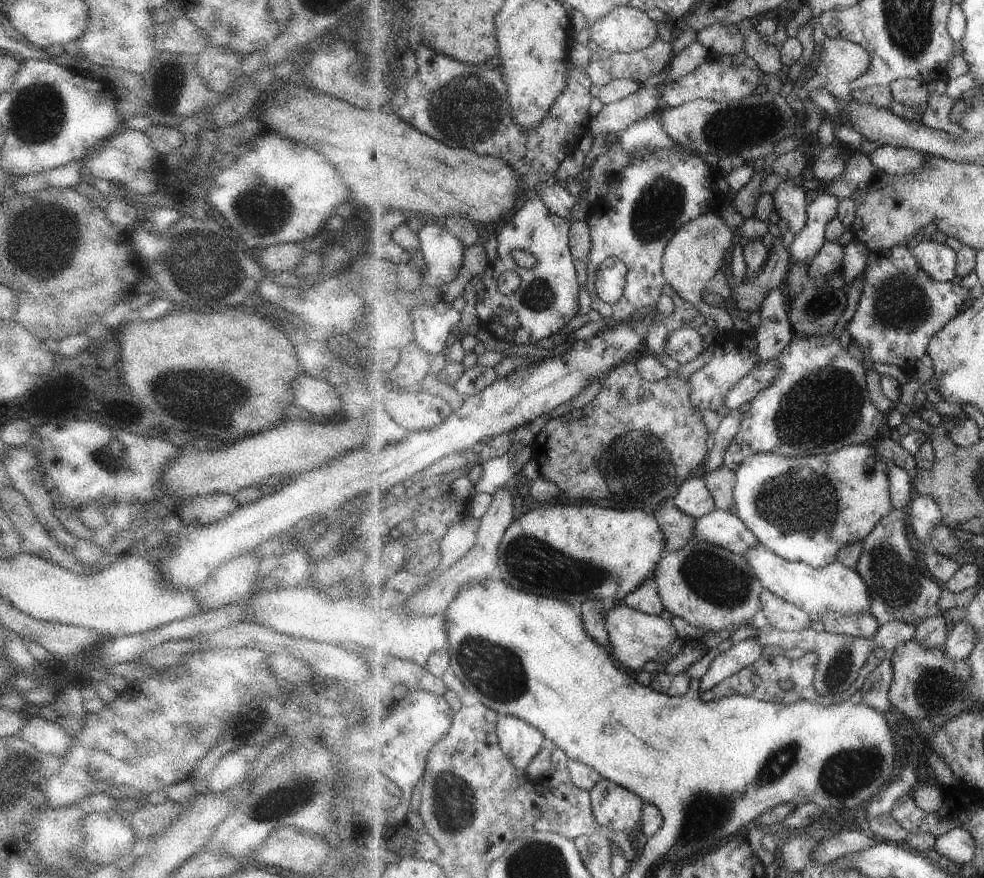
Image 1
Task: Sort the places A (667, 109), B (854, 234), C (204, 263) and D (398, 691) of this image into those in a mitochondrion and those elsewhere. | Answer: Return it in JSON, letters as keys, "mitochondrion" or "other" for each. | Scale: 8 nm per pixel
{"A":"other","B":"other","C":"mitochondrion","D":"other"}

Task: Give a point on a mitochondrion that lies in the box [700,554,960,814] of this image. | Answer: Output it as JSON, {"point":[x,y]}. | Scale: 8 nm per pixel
{"point":[843,772]}

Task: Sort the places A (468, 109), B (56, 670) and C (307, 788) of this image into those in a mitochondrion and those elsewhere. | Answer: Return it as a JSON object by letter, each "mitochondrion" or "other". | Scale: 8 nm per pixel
{"A":"mitochondrion","B":"other","C":"mitochondrion"}

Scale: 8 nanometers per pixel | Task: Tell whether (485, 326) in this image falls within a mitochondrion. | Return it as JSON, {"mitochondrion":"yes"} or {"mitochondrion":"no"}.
{"mitochondrion":"no"}

